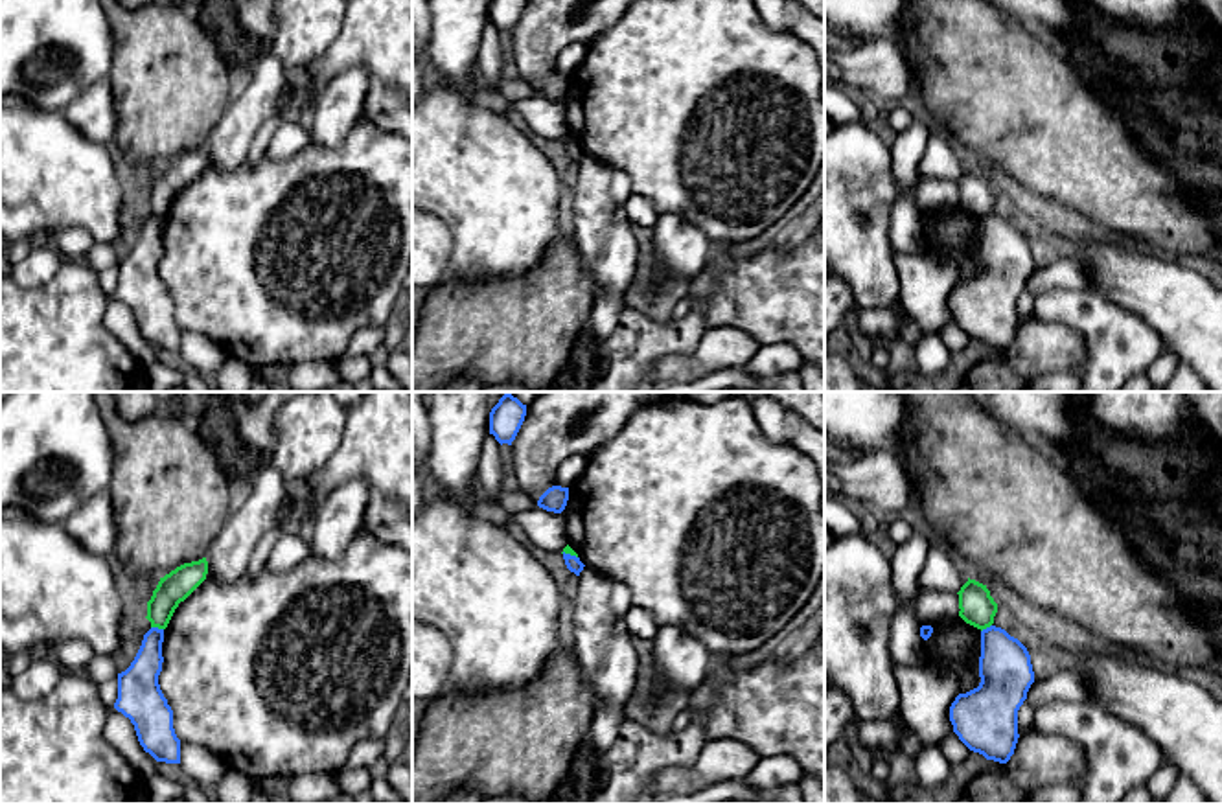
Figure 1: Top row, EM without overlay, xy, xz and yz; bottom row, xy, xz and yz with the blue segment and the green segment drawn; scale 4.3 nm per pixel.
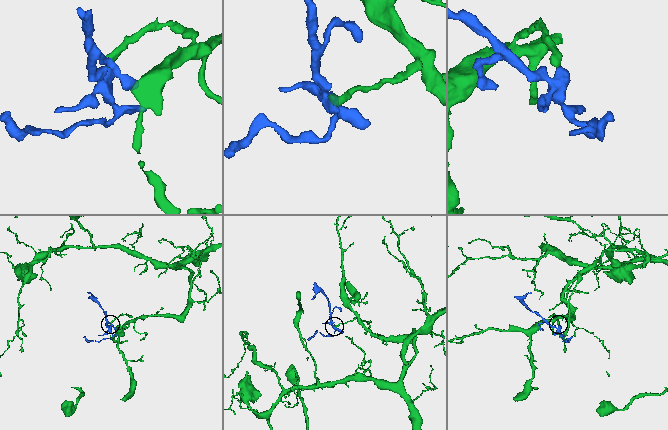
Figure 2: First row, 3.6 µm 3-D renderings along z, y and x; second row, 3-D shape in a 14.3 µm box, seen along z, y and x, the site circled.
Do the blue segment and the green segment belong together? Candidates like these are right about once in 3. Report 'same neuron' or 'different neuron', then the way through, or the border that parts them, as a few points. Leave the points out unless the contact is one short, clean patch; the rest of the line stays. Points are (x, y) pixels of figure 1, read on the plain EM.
different neuron | along xy (151, 214), (162, 218)

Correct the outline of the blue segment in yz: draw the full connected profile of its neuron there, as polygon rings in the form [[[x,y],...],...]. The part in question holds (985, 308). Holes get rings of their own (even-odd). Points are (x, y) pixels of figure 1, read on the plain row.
[[[1005,217],[981,219],[977,276],[959,281],[950,309],[959,327],[986,348],[1007,351],[1018,331],[1018,298],[1034,270],[1027,235]]]

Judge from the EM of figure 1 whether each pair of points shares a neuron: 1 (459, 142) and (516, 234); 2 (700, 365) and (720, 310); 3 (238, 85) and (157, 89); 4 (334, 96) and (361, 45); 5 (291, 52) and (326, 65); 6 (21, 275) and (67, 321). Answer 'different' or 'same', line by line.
1: same
2: different
3: different
4: different
5: different
6: different

